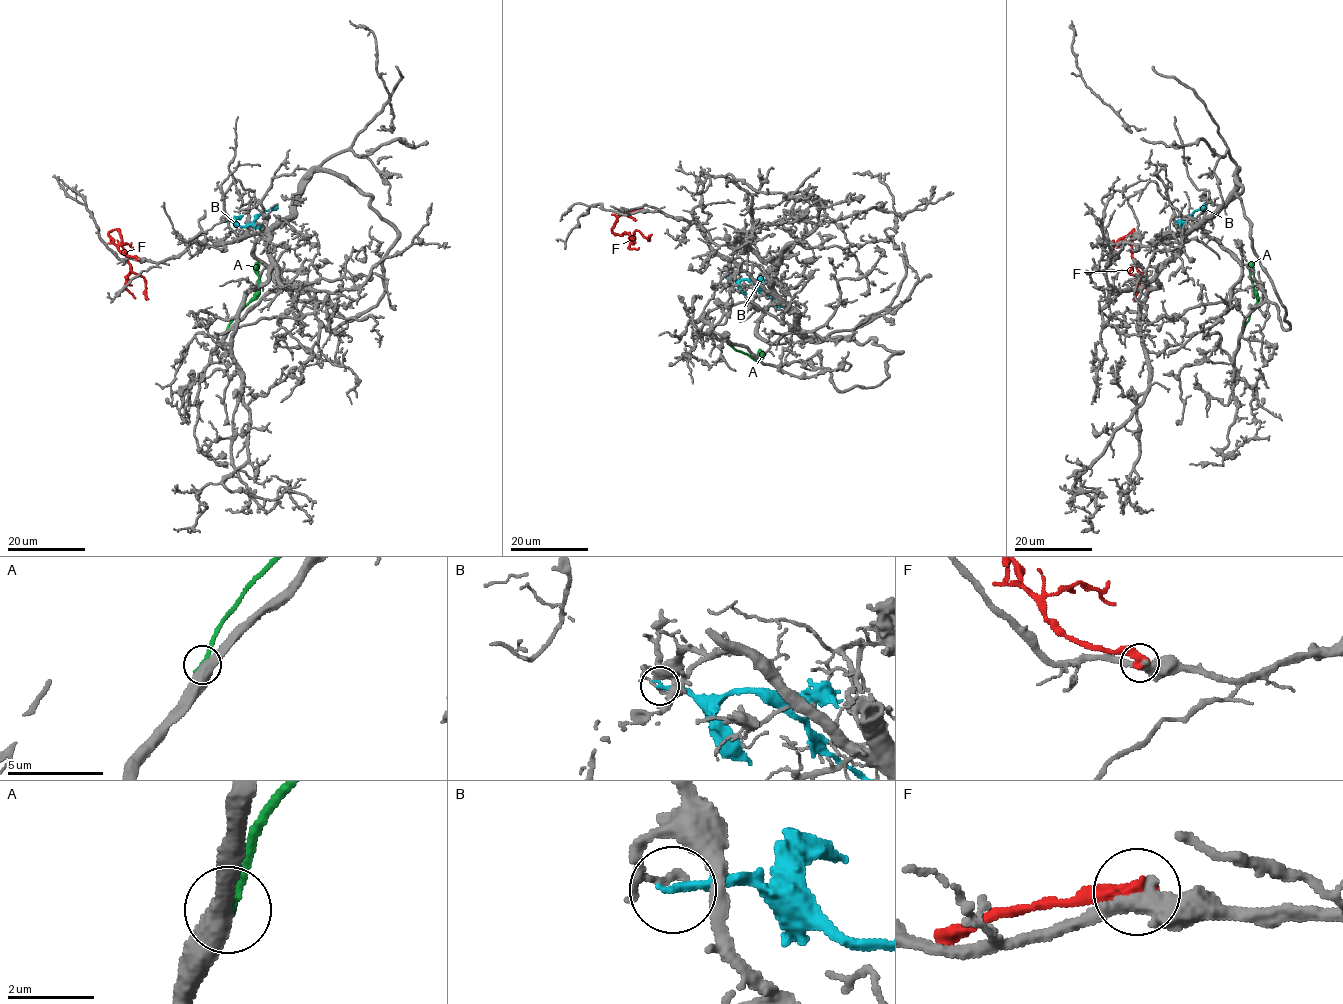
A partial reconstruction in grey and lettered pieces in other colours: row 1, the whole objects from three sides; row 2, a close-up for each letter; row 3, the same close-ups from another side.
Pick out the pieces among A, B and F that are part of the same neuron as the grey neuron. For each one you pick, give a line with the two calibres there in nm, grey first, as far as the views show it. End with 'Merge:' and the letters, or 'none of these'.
Merge: none of these

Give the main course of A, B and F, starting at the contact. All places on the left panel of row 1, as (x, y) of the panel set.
A: (226, 332), (232, 318), (259, 290), (255, 263)
B: (224, 222), (248, 227), (263, 212), (277, 206)
F: (138, 259), (125, 256), (109, 234), (112, 229), (119, 232), (125, 259), (132, 270), (145, 281), (149, 299)

